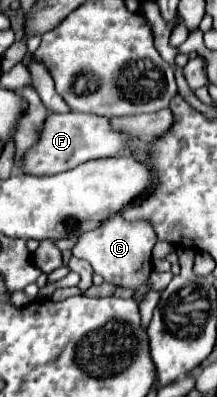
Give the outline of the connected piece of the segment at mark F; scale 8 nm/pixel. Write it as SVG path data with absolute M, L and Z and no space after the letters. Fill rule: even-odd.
M69 111L65 115L49 113L43 123L39 141L31 149L27 149L25 155L21 157L23 173L35 175L35 177L57 175L61 171L73 169L79 163L85 163L91 159L115 157L125 147L127 147L127 139L123 139L121 133L111 129L107 117L97 117L97 115L87 115L87 113L77 113L77 111Z

